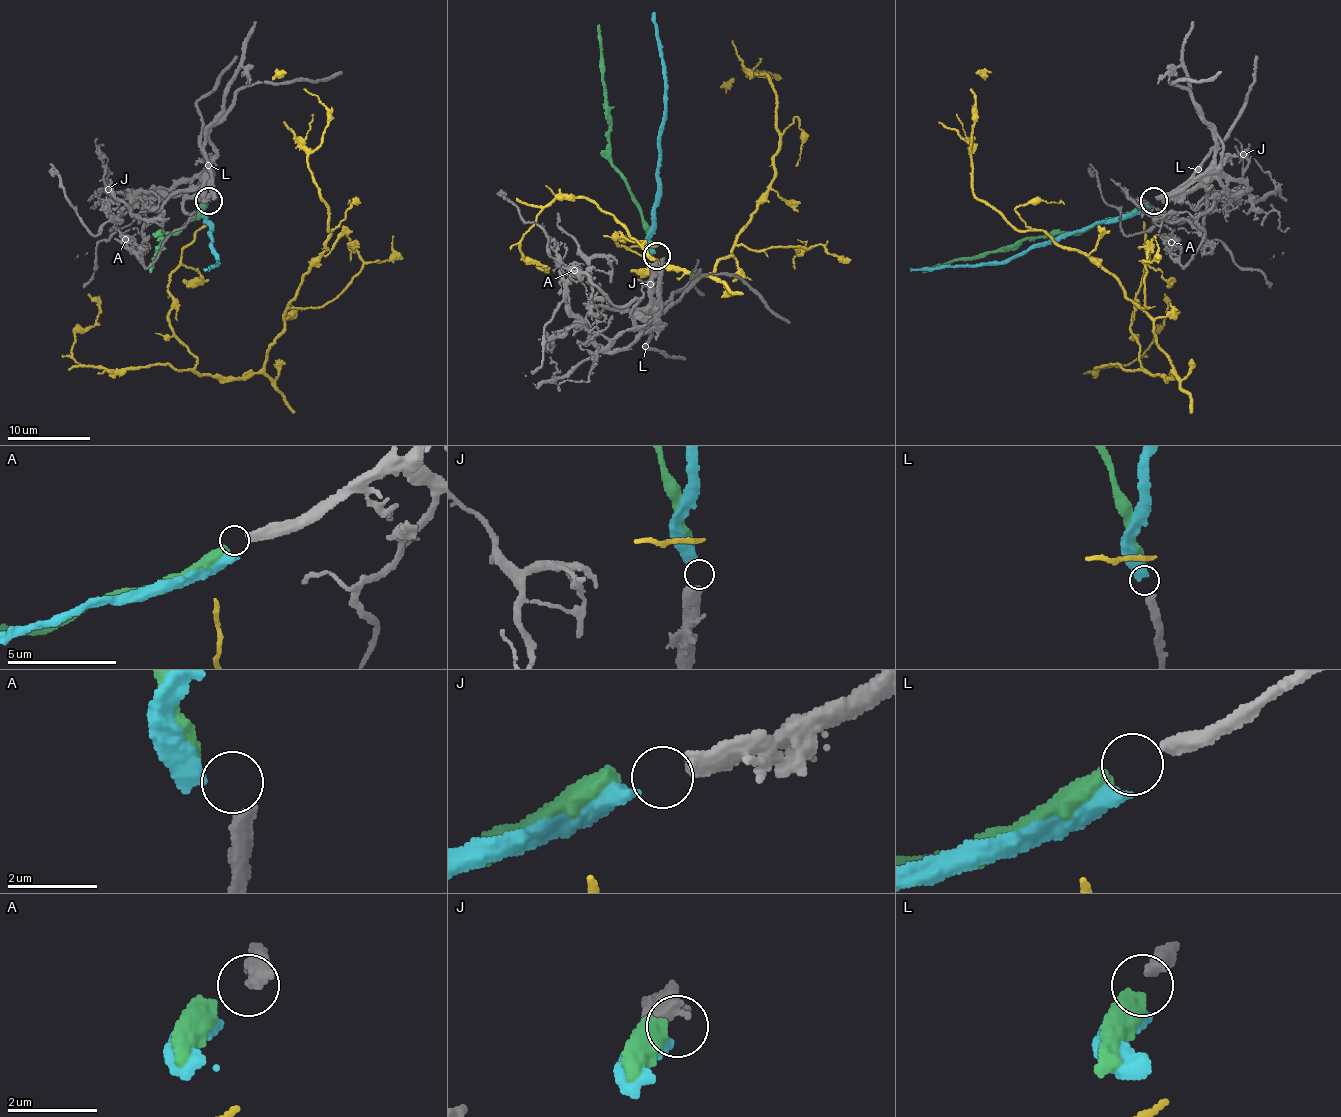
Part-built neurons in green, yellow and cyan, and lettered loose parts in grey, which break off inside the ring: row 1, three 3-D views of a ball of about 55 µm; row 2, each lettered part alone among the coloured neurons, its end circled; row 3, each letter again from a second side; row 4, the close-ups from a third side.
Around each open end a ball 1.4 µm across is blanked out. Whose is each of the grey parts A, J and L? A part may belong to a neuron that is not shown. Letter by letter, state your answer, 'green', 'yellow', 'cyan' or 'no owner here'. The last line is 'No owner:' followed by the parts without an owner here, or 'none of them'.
A: no owner here
J: cyan
L: green
No owner: A

